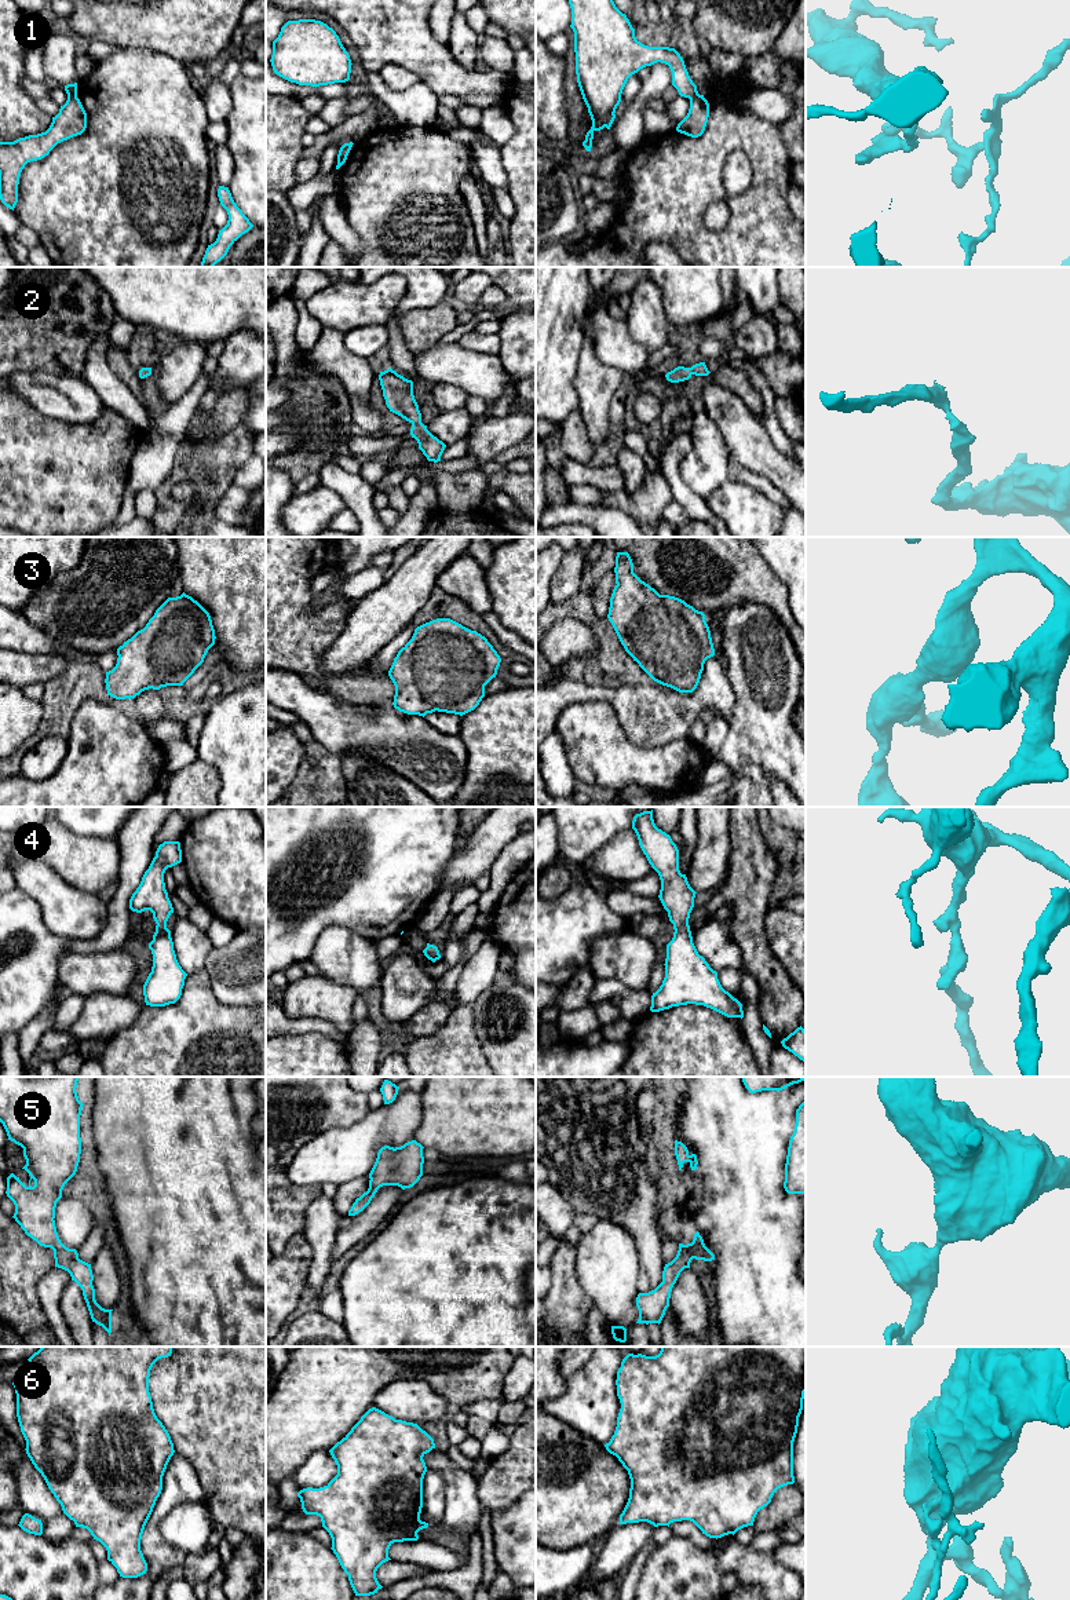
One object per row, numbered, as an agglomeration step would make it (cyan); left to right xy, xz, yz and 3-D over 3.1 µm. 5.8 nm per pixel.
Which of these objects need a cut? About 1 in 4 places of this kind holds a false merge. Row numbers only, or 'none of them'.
1

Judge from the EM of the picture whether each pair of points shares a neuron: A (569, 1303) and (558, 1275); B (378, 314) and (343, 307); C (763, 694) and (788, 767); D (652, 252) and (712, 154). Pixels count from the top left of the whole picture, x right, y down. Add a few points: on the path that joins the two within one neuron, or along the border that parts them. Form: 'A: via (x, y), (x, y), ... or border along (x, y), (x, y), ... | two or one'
A: via (565, 1296), (563, 1282) | one
B: via (369, 307), (351, 307) | one
C: via (763, 712), (763, 733), (780, 749) | one
D: border along (643, 248), (647, 243), (668, 243), (678, 252) | two

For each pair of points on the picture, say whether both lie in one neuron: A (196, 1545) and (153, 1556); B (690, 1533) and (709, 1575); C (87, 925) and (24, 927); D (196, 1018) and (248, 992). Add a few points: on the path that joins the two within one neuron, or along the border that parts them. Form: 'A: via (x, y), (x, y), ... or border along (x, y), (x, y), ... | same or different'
A: border along (159, 1526), (160, 1534), (185, 1553) | different
B: border along (674, 1534), (687, 1537), (698, 1545), (711, 1549) | different
C: border along (30, 898), (44, 925), (72, 939) | different
D: border along (208, 974), (212, 993), (222, 1003), (251, 1007) | different

